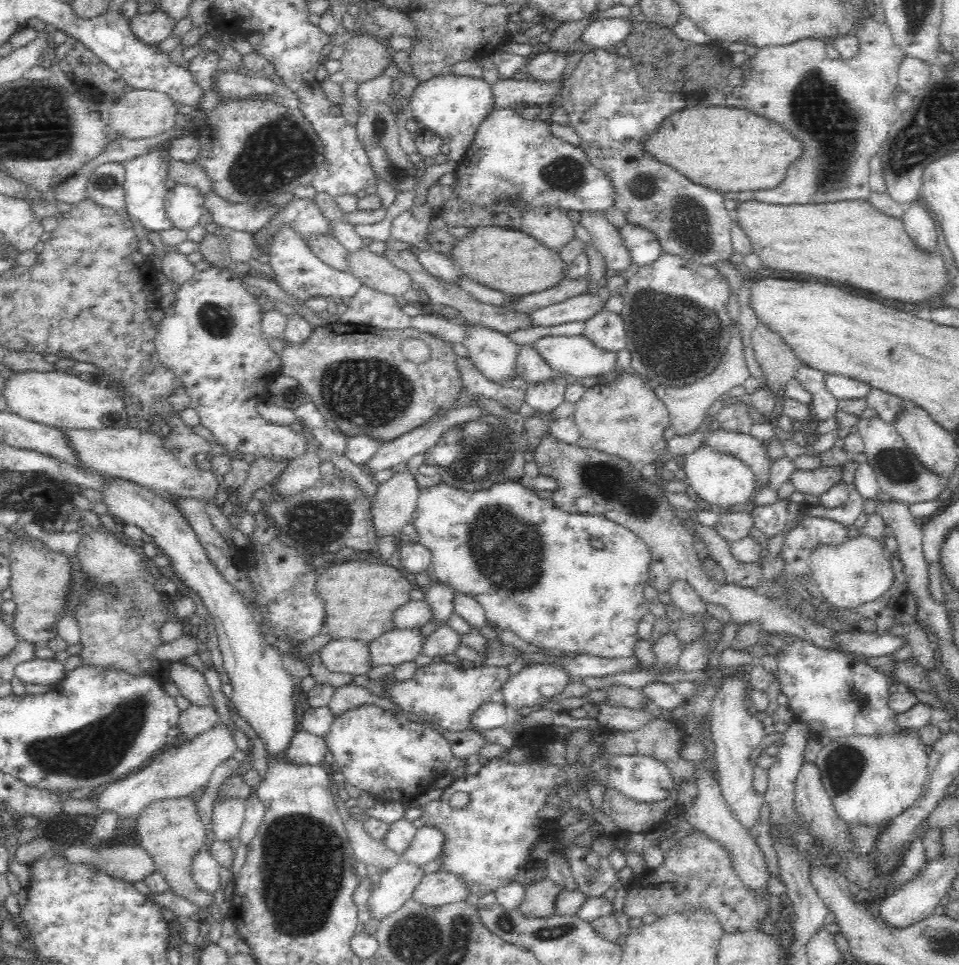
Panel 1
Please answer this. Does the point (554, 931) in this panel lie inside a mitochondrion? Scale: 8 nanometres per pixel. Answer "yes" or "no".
yes

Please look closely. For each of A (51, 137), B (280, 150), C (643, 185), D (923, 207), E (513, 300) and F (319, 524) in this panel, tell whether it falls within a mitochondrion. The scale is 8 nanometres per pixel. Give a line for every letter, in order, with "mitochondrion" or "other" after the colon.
A: mitochondrion
B: mitochondrion
C: mitochondrion
D: other
E: other
F: mitochondrion

